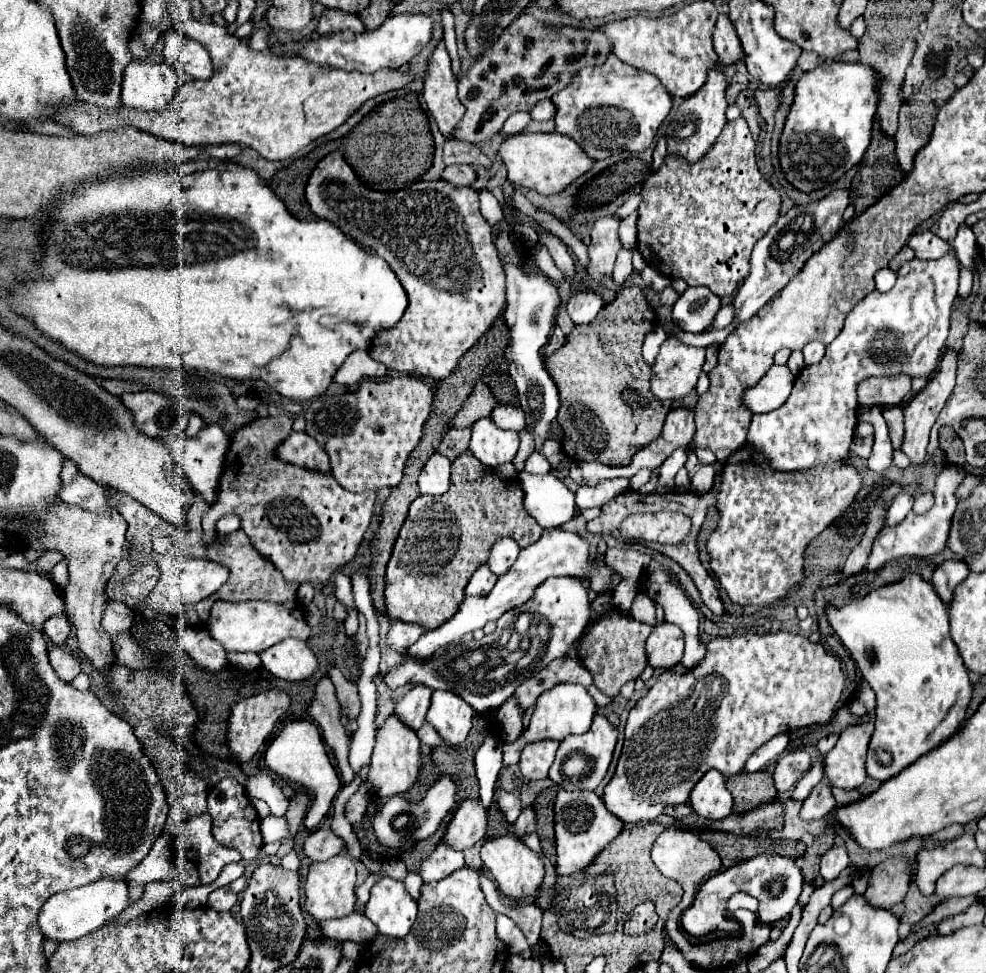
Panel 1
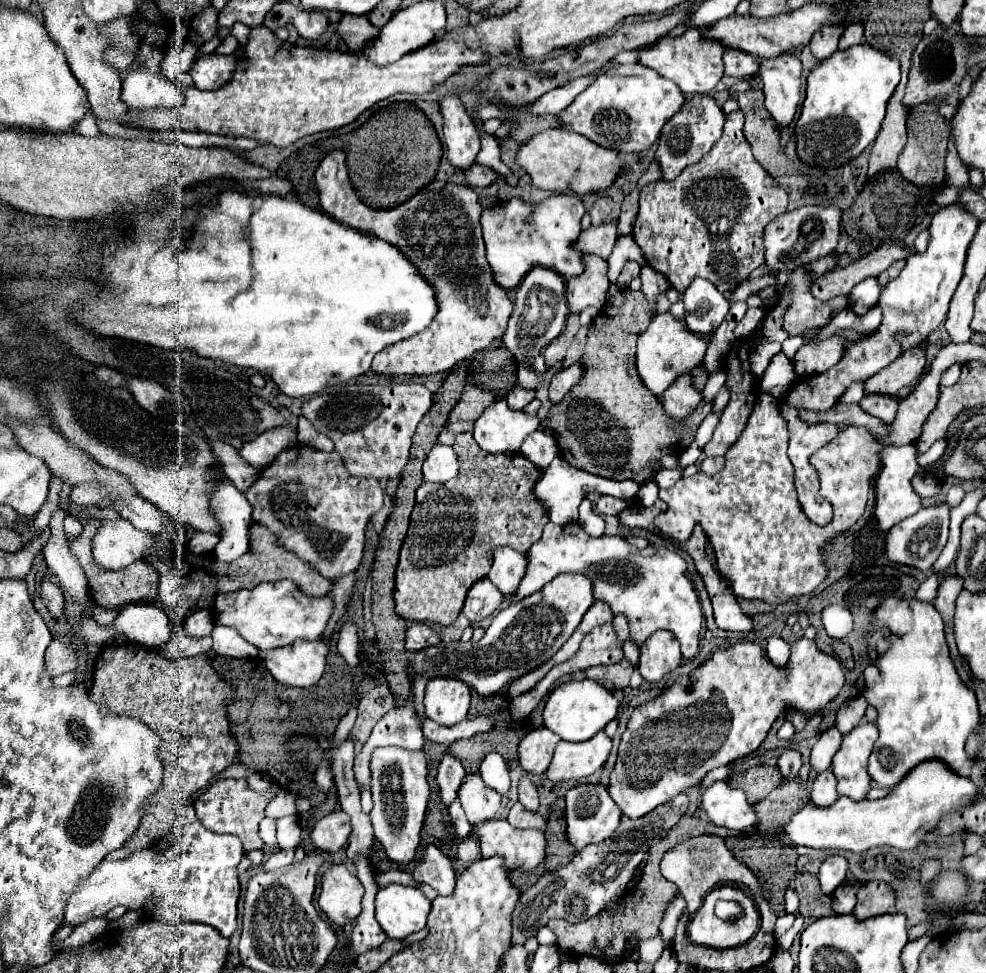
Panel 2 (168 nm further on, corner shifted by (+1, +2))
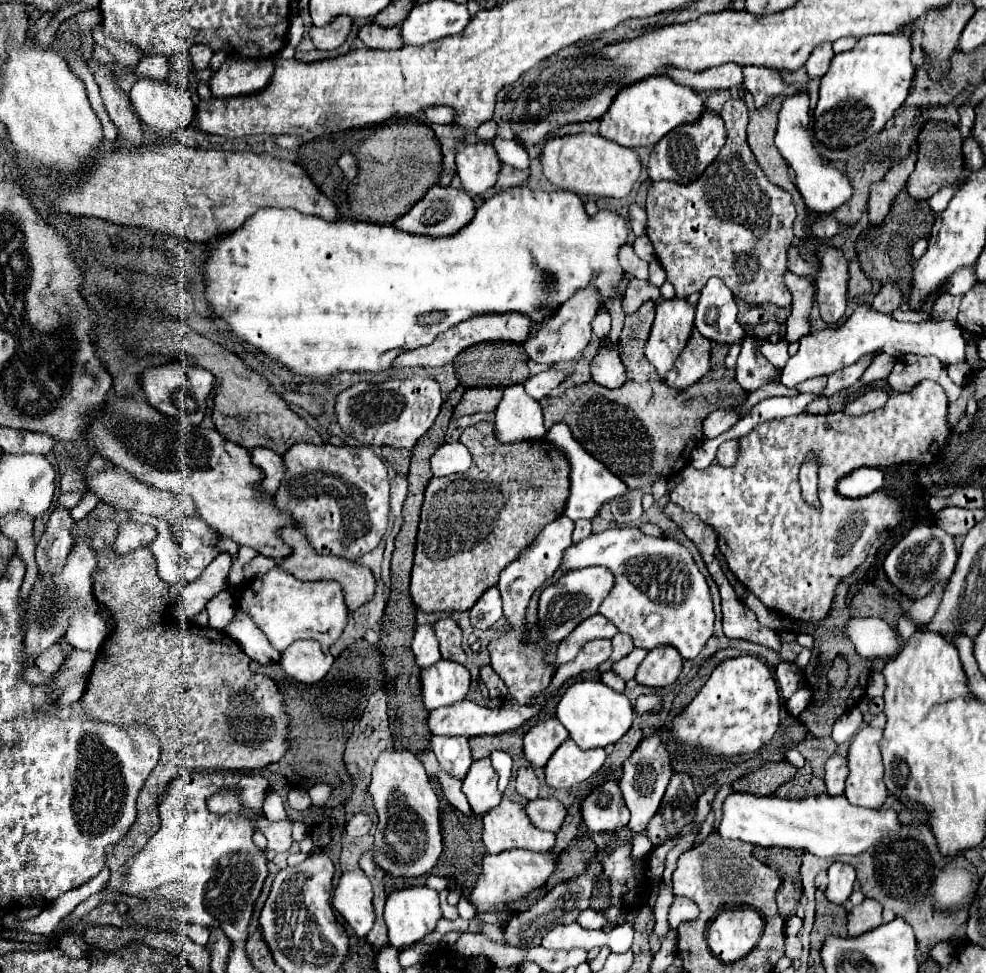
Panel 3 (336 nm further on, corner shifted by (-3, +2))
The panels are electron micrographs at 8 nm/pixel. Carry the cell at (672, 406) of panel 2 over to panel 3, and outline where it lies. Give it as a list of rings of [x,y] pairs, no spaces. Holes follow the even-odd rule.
[[[694,327],[686,347],[682,349],[680,357],[676,359],[674,367],[668,371],[664,381],[676,389],[686,389],[694,385],[702,375],[710,371],[710,349],[710,341],[702,337],[700,331]]]

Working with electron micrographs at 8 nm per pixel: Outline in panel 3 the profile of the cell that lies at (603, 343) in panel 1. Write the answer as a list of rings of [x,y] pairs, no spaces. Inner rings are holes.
[[[646,301],[636,313],[626,317],[620,355],[628,371],[628,381],[620,389],[606,389],[596,383],[578,385],[566,389],[560,397],[540,399],[544,411],[544,425],[564,421],[570,425],[576,439],[598,461],[602,461],[614,475],[624,479],[628,489],[650,493],[650,487],[658,479],[668,479],[686,467],[686,449],[690,451],[702,439],[704,419],[716,409],[738,409],[746,401],[746,391],[736,383],[734,371],[718,365],[710,369],[698,383],[678,391],[656,377],[656,369],[644,355],[656,305]]]

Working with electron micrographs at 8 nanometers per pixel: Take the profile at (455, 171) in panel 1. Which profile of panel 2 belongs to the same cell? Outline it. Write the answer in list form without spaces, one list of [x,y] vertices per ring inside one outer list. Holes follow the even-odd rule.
[[[472,165],[470,169],[464,171],[464,177],[466,177],[466,183],[472,187],[486,187],[498,177],[498,173],[486,165],[476,165],[476,167]]]

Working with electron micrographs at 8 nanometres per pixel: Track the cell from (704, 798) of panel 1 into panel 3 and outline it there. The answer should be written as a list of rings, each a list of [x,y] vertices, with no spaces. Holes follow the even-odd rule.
[[[732,793],[724,801],[724,817],[718,827],[722,839],[740,839],[760,847],[788,847],[802,849],[816,857],[860,855],[876,845],[882,837],[900,831],[898,815],[892,809],[864,809],[850,805],[844,795],[832,797],[828,793],[806,799],[756,797],[748,793]]]

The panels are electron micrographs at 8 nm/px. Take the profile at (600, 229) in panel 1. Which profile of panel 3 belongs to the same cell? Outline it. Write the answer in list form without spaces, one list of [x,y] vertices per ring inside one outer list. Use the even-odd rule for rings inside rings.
[[[586,287],[584,291],[578,291],[574,295],[574,299],[568,299],[554,313],[554,317],[548,319],[546,323],[542,323],[538,327],[538,333],[534,337],[530,337],[528,343],[524,343],[526,355],[532,361],[544,363],[544,365],[554,365],[554,363],[560,363],[560,361],[572,361],[588,345],[590,335],[592,335],[592,325],[590,323],[596,317],[598,309],[600,309],[600,299],[598,299],[596,291],[592,291],[592,287]]]

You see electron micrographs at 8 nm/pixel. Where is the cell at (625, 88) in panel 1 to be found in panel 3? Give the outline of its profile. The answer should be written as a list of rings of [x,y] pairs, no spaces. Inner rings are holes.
[[[668,75],[634,83],[616,95],[612,107],[600,119],[600,135],[624,147],[652,147],[674,127],[694,123],[704,113],[704,99],[690,87],[674,83]]]

